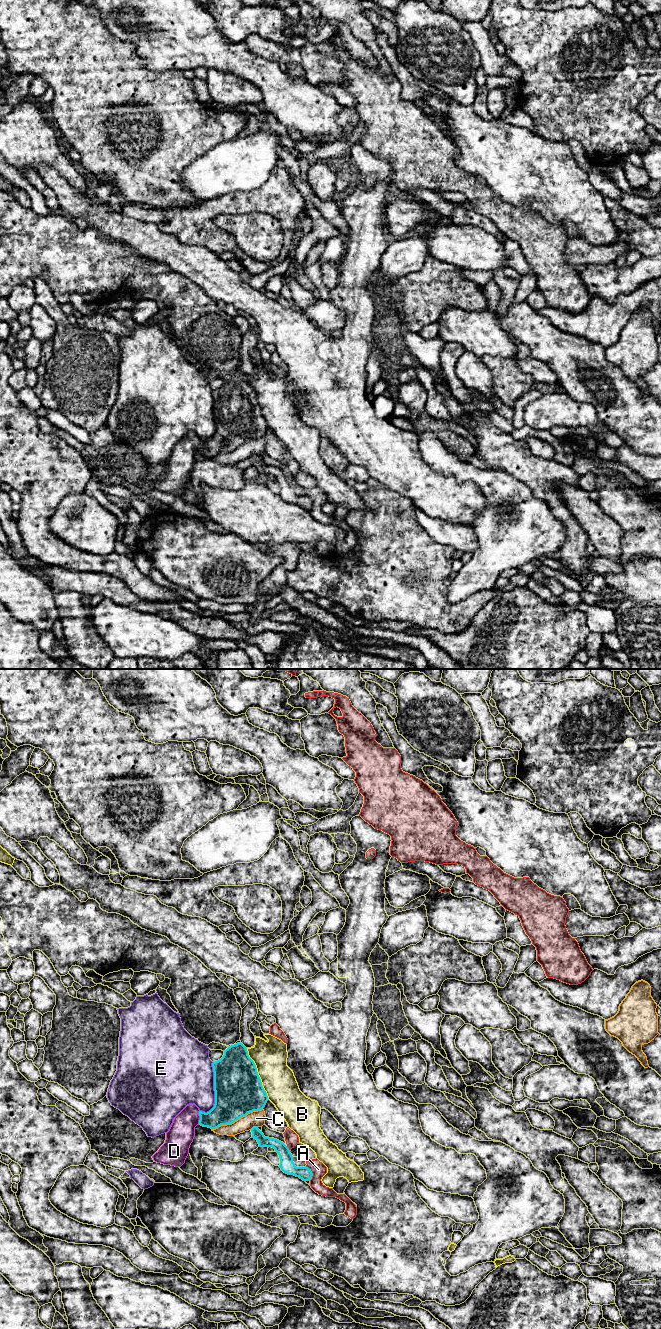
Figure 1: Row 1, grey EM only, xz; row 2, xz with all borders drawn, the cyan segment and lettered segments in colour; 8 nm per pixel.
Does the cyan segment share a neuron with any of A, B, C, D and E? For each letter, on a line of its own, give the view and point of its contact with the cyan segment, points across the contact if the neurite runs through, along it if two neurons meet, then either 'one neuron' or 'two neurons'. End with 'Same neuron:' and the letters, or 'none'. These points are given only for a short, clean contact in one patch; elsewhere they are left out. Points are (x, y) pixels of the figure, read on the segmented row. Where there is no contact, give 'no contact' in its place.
A: xz (312, 1173) | two neurons
B: xz (257, 1074) | two neurons
C: xz (237, 1119) | two neurons
D: xz (200, 1117) | across xz (229, 1106), (216, 1117), (200, 1117), (180, 1136) | one neuron
E: xz (214, 1088) | two neurons
Same neuron: D

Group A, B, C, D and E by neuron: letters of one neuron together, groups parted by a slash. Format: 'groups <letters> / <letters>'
groups A / B / C / D / E

